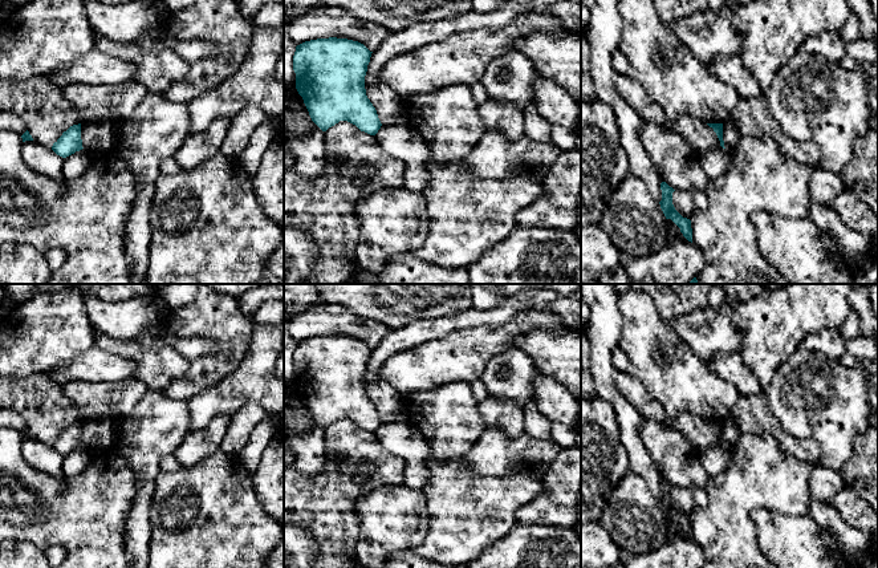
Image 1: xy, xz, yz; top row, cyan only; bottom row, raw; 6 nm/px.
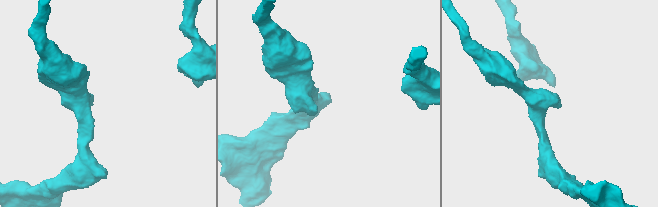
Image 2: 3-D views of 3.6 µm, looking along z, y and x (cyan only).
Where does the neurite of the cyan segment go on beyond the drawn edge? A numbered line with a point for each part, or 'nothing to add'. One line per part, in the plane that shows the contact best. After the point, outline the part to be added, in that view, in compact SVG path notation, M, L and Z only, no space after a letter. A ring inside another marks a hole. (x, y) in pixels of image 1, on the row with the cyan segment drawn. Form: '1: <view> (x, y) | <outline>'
nothing to add

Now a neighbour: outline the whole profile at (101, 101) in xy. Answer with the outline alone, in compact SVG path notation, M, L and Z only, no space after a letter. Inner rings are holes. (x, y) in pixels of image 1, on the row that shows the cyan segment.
M133 78L114 86L70 84L61 92L78 113L81 122L94 119L121 122L130 117L150 90Z

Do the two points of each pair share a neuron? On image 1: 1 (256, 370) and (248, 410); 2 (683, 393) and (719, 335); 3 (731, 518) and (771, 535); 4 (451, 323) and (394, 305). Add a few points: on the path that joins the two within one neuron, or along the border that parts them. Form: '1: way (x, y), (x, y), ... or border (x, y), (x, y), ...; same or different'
1: border (265, 413), (256, 404), (247, 402), (231, 418); different
2: border (682, 339), (706, 364); different
3: border (760, 506), (751, 512), (751, 520), (764, 554); different
4: border (464, 309), (444, 316), (415, 317), (403, 325); different

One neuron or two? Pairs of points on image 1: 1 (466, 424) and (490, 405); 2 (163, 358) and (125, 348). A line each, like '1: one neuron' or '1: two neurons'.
1: two neurons
2: one neuron

